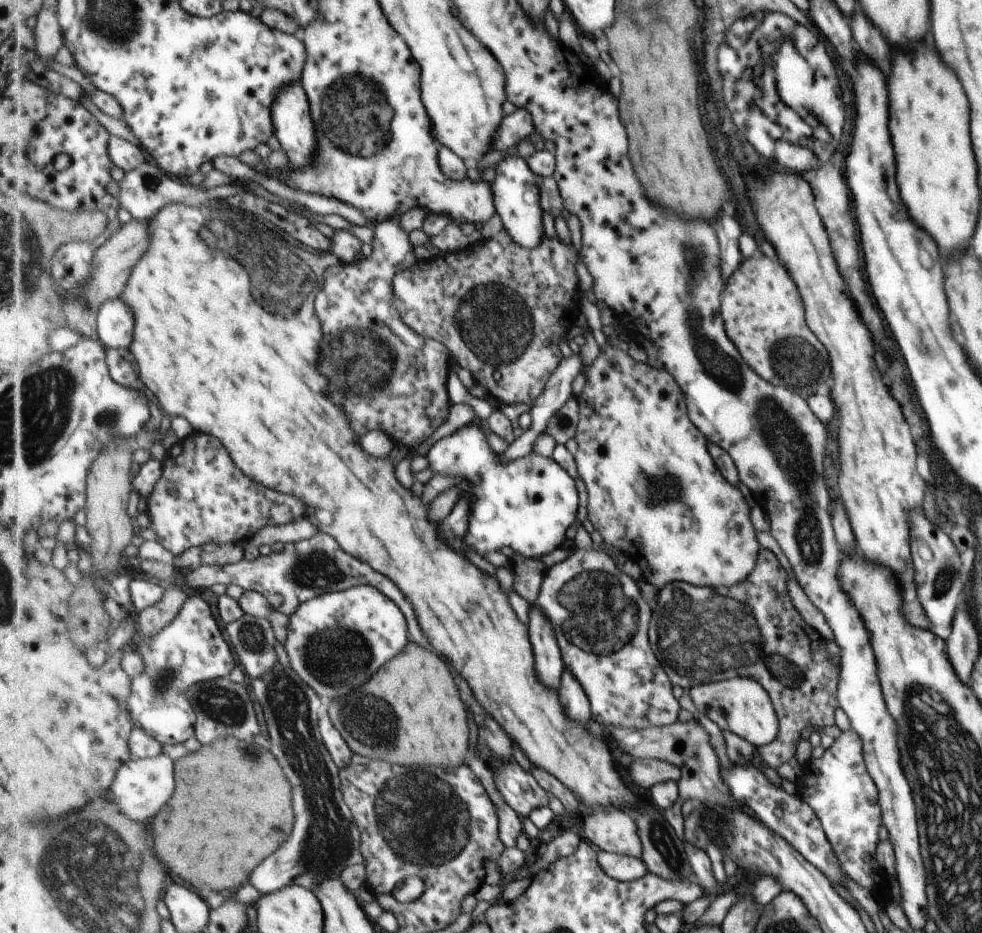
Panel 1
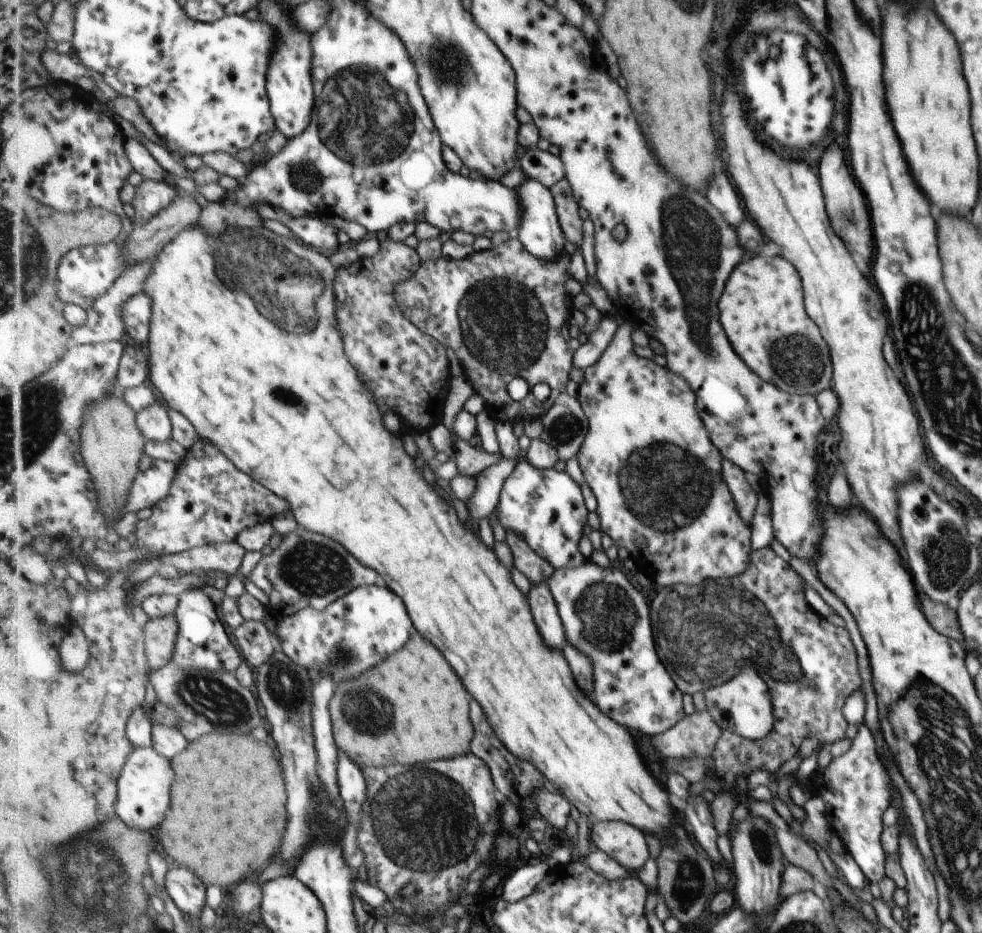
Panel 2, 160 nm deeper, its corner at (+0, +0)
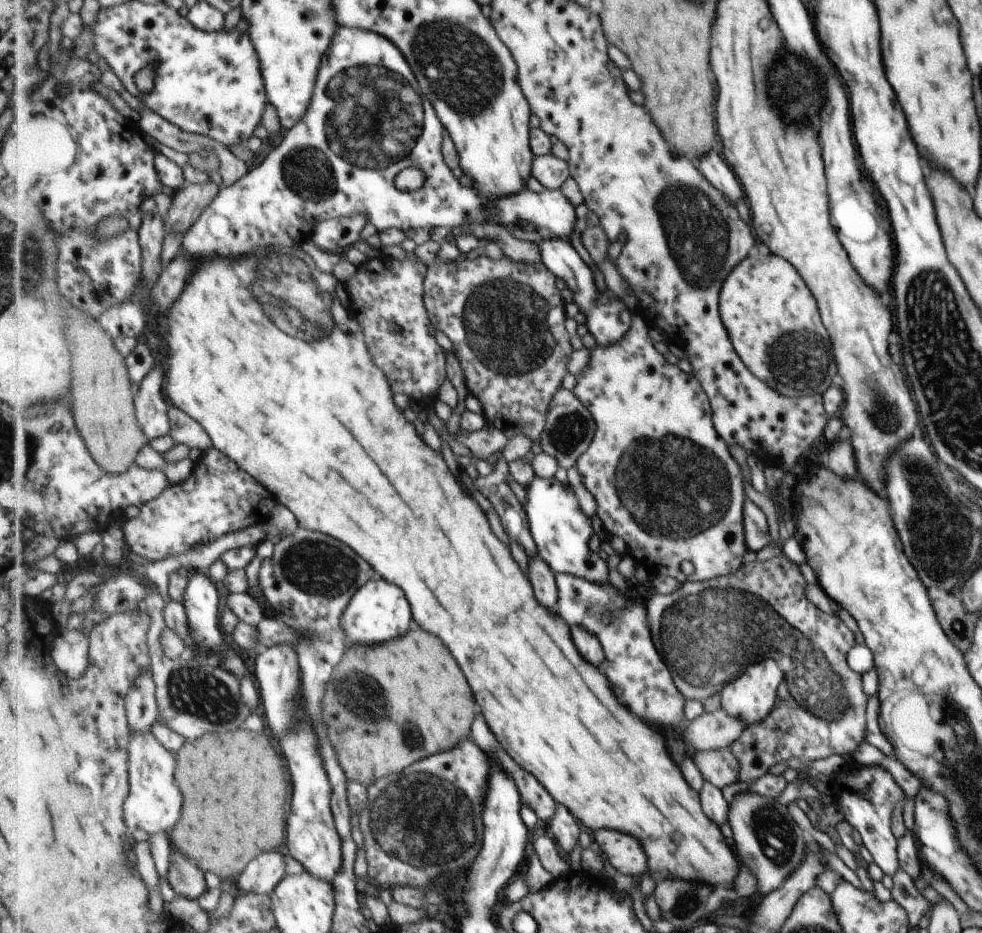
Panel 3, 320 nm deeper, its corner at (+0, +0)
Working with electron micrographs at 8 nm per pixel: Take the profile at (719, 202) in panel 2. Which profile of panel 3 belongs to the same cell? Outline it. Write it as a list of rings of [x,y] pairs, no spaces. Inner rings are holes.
[[[708,152],[697,158],[697,162],[699,172],[707,178],[709,184],[713,184],[729,202],[737,202],[737,198],[741,196],[741,186],[729,166],[719,158],[719,154]]]

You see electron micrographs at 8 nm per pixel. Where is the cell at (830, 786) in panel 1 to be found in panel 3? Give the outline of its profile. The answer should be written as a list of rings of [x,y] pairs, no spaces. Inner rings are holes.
[[[848,759],[840,771],[831,778],[828,792],[833,804],[842,812],[844,820],[859,832],[859,838],[871,854],[873,863],[882,870],[883,874],[892,877],[897,870],[897,852],[895,852],[897,839],[891,832],[890,818],[895,802],[904,798],[901,788],[879,764],[857,766],[851,759]]]

